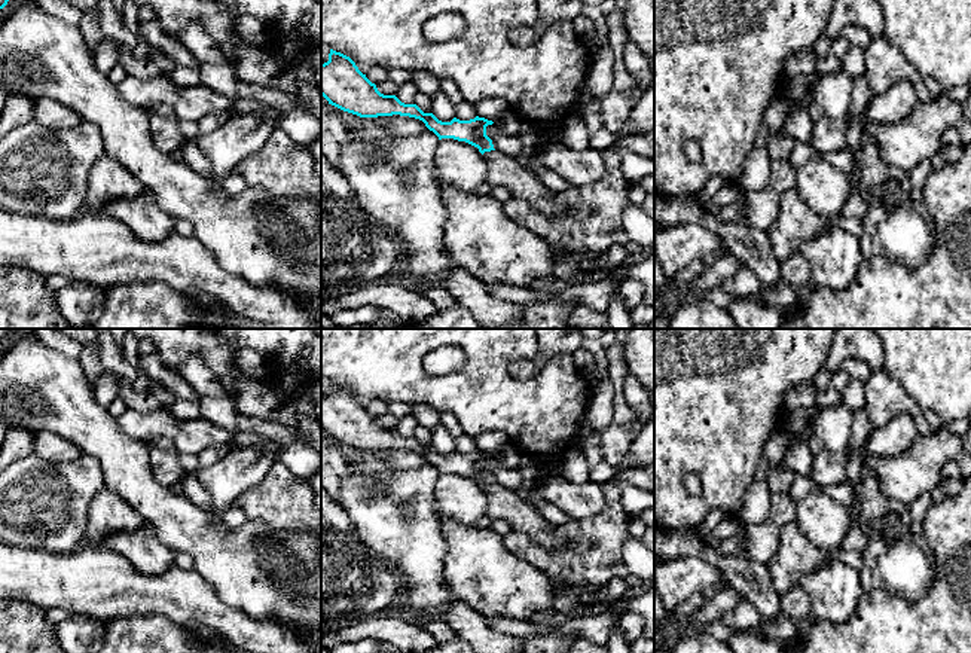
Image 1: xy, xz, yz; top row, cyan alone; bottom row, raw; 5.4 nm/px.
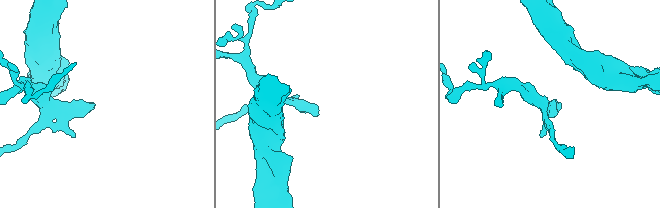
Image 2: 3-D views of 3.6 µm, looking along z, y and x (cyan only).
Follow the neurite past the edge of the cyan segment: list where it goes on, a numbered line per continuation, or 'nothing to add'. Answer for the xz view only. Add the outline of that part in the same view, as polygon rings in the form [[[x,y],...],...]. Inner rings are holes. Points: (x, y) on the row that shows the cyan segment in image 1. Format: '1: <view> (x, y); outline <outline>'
1: xz (501, 170); outline [[[500,150],[485,152],[482,158],[486,164],[485,183],[506,187],[512,198],[523,199],[541,214],[558,216],[565,210],[534,171],[519,165],[514,158]]]

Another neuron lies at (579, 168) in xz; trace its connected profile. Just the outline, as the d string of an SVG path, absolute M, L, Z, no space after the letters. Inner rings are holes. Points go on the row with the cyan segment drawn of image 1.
M555 137L543 144L534 143L534 159L559 174L571 186L583 186L604 177L608 171L602 153L595 149L577 152L568 149Z

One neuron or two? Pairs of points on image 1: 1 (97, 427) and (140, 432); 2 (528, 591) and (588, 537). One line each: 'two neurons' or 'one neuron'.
1: two neurons
2: two neurons

